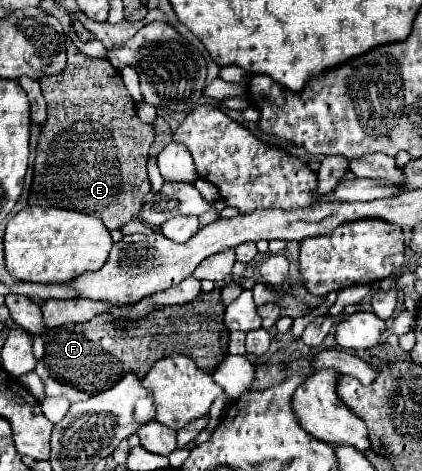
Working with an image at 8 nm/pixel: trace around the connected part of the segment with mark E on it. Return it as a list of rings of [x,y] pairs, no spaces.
[[[67,38],[67,66],[55,76],[43,76],[41,90],[47,100],[47,120],[41,126],[39,146],[35,156],[35,174],[29,192],[29,206],[55,206],[69,208],[83,214],[95,214],[103,220],[109,230],[119,230],[131,222],[141,206],[143,198],[149,194],[151,184],[147,178],[145,162],[149,156],[149,146],[155,138],[153,128],[139,120],[135,112],[135,102],[121,82],[121,74],[105,58],[89,58],[81,54],[75,44]]]

